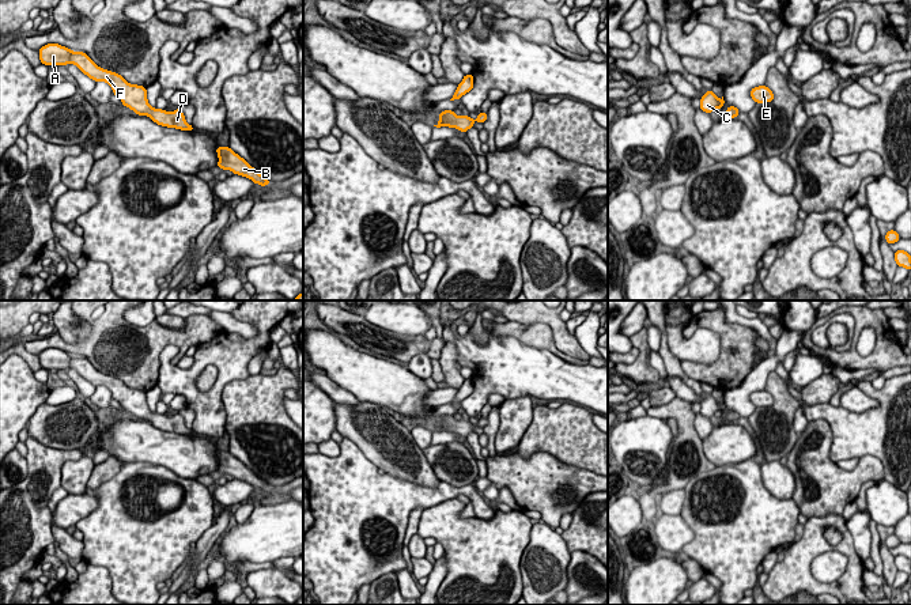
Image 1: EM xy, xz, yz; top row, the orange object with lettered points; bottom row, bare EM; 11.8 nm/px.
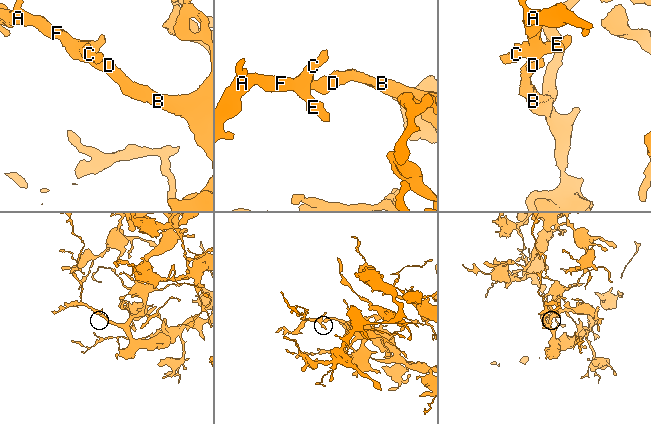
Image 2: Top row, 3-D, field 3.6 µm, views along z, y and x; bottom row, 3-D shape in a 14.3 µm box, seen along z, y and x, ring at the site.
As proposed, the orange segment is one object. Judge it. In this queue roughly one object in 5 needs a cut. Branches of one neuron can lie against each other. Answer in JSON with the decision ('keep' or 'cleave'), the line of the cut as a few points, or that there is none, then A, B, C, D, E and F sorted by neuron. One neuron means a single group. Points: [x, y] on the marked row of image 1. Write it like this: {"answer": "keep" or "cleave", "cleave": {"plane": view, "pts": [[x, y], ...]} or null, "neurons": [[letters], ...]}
{"answer": "keep", "cleave": null, "neurons": [["A", "B", "C", "D", "E", "F"]]}

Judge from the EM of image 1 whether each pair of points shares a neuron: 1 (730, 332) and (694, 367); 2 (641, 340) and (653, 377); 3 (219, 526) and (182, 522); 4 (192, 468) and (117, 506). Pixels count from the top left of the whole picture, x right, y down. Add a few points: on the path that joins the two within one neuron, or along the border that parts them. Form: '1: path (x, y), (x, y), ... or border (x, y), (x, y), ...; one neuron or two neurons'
1: path (729, 346), (728, 355), (714, 369), (707, 369); one neuron
2: path (643, 350), (643, 367); one neuron
3: border (215, 518), (196, 543); two neurons
4: border (147, 464), (166, 467), (182, 477), (195, 480); two neurons

